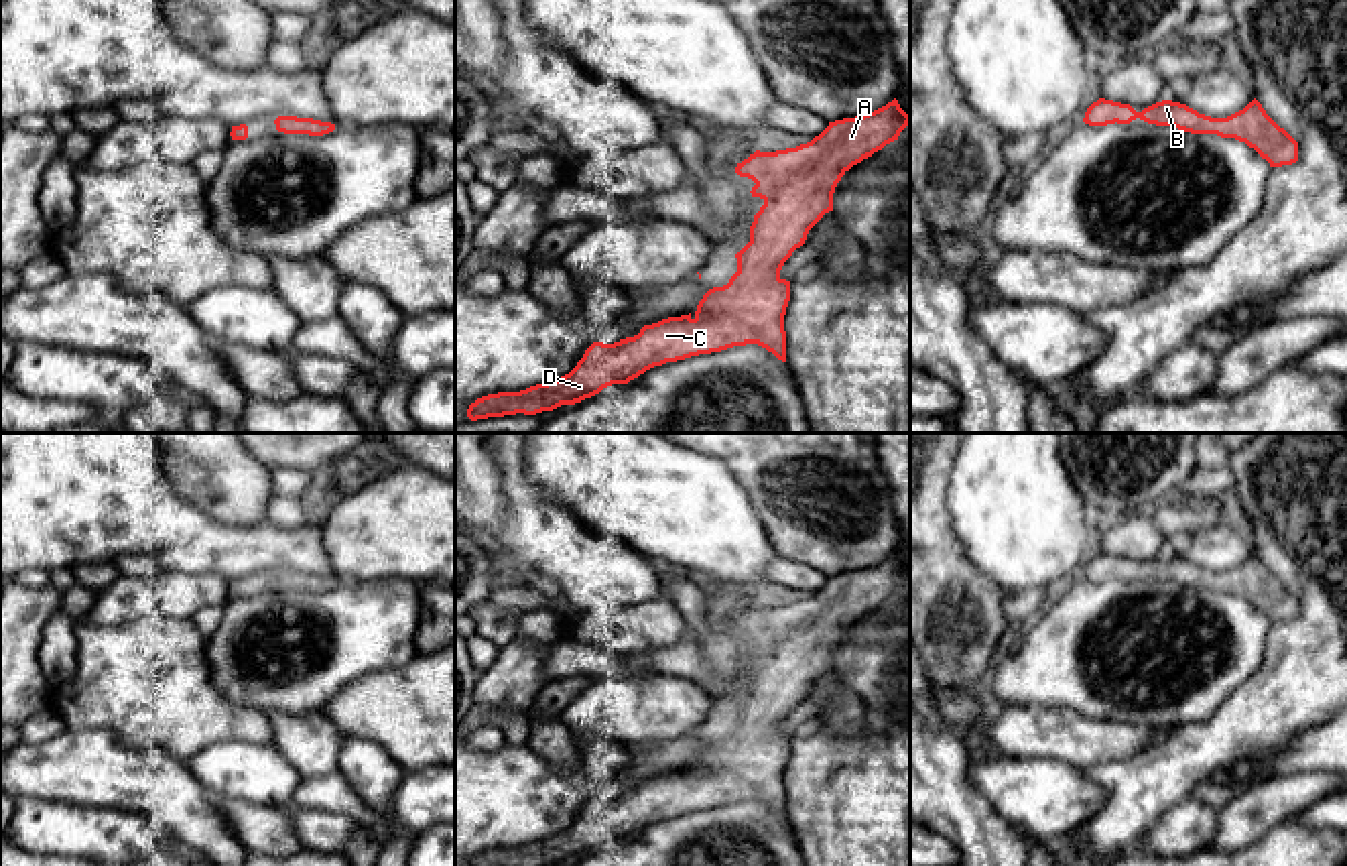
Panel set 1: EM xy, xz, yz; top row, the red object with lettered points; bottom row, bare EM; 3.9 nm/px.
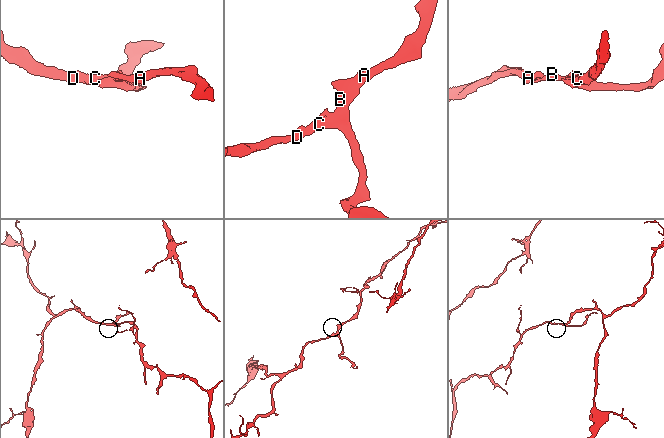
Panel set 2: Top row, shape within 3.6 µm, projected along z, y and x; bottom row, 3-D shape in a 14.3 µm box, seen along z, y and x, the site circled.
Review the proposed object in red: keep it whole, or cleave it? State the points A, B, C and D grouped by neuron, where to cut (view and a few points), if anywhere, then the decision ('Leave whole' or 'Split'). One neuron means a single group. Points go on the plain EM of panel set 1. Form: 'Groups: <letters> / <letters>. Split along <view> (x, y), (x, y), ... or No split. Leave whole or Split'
Groups: A B C D. No split. Leave whole

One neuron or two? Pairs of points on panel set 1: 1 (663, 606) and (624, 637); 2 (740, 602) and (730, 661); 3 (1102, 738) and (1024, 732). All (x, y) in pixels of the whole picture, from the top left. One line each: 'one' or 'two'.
1: one
2: one
3: one

